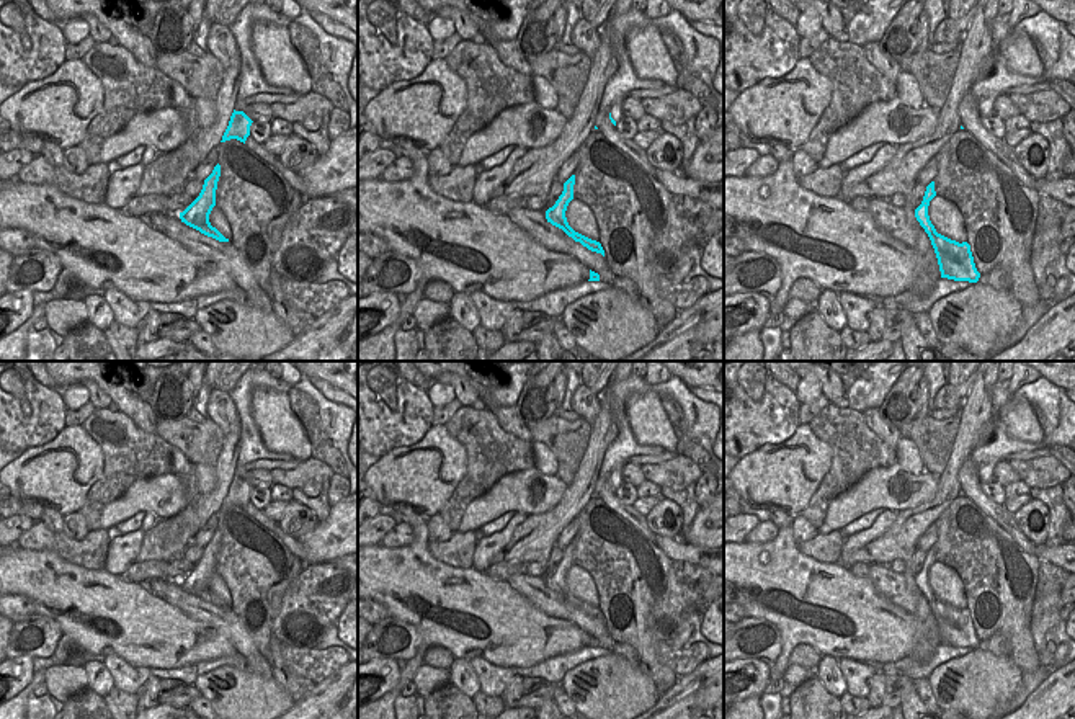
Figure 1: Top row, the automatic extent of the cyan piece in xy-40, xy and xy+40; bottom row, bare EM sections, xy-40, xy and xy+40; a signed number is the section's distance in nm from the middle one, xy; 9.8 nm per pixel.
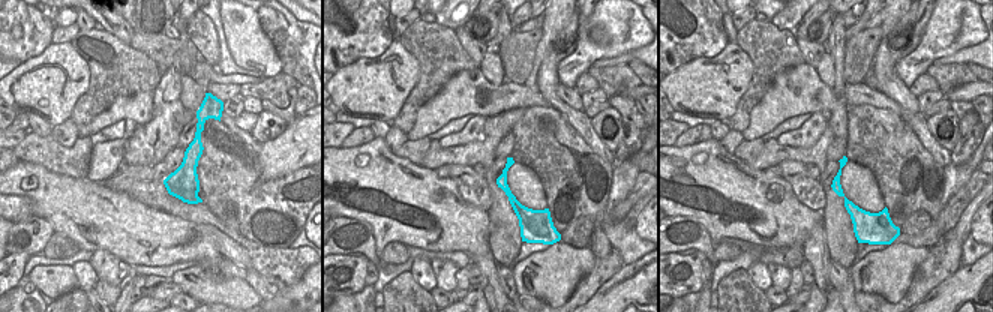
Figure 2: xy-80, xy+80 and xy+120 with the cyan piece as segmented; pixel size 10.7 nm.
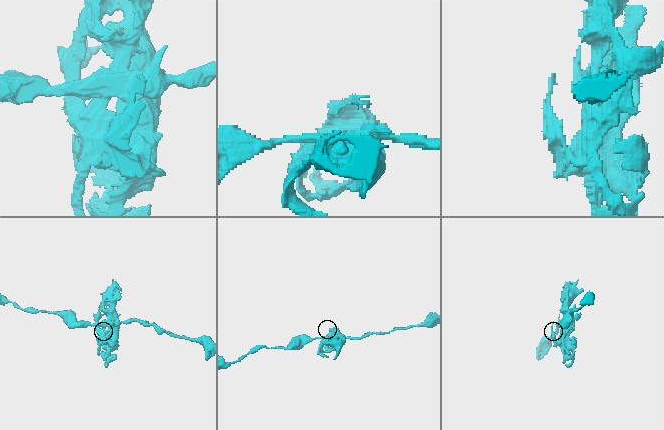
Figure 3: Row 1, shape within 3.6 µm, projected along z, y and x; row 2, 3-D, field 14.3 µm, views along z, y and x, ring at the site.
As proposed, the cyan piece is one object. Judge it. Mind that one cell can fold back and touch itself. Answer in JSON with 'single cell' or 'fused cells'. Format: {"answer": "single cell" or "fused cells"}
{"answer": "single cell"}

